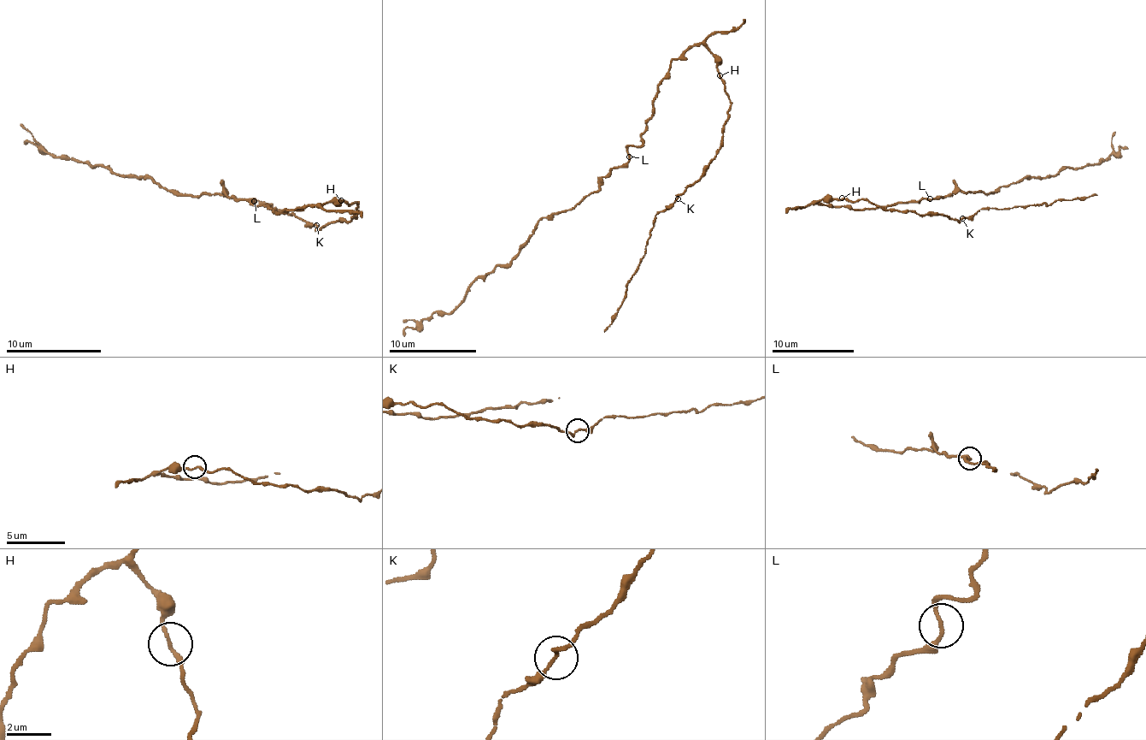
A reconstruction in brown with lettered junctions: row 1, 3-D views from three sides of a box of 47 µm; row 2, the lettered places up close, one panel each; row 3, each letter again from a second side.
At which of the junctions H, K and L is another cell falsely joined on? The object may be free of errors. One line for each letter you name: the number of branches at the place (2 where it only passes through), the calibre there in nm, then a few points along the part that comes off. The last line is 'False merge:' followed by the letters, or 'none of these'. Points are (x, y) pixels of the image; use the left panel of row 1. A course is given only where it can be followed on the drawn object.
False merge: none of these

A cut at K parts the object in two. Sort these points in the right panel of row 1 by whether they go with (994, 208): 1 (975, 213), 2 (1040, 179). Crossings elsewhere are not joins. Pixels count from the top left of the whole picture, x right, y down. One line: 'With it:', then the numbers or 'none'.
With it: 1

